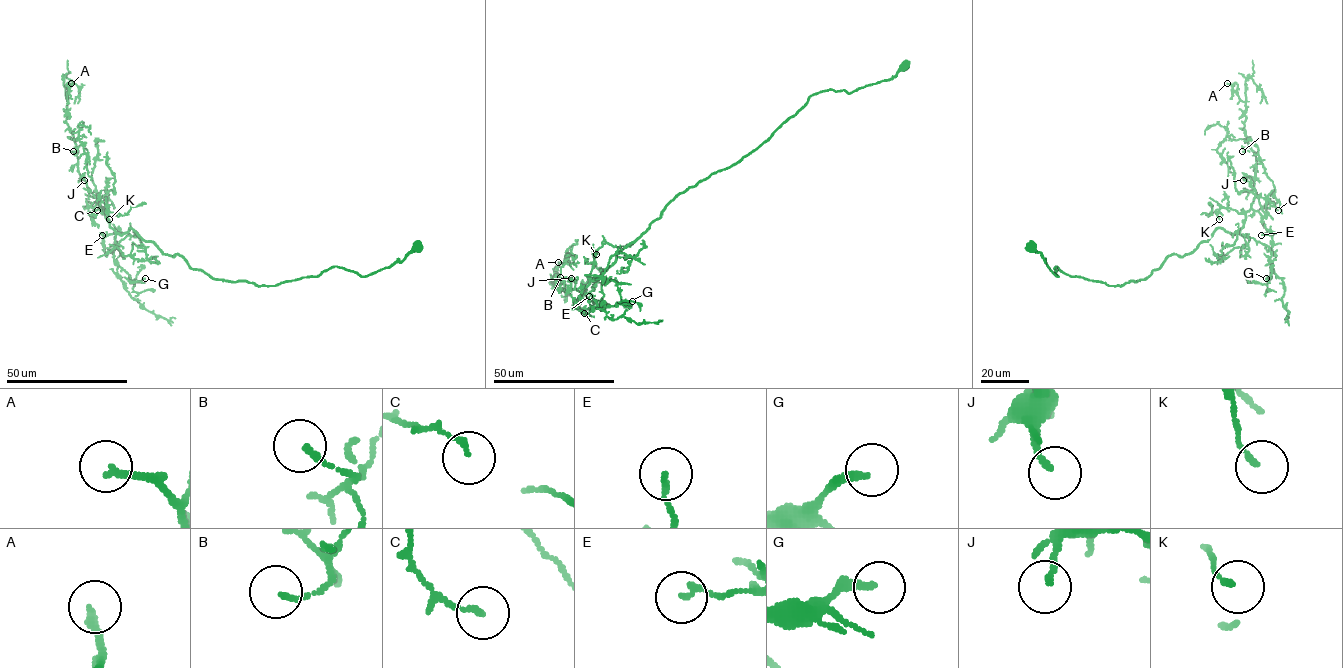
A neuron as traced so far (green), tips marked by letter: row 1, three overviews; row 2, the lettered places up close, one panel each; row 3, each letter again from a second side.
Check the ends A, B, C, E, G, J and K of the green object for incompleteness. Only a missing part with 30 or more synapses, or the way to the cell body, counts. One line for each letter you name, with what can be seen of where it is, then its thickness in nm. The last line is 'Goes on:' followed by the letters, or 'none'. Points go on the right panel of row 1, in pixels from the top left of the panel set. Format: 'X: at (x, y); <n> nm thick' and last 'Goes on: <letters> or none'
A: at (1227, 83); 220 nm thick
Goes on: A

